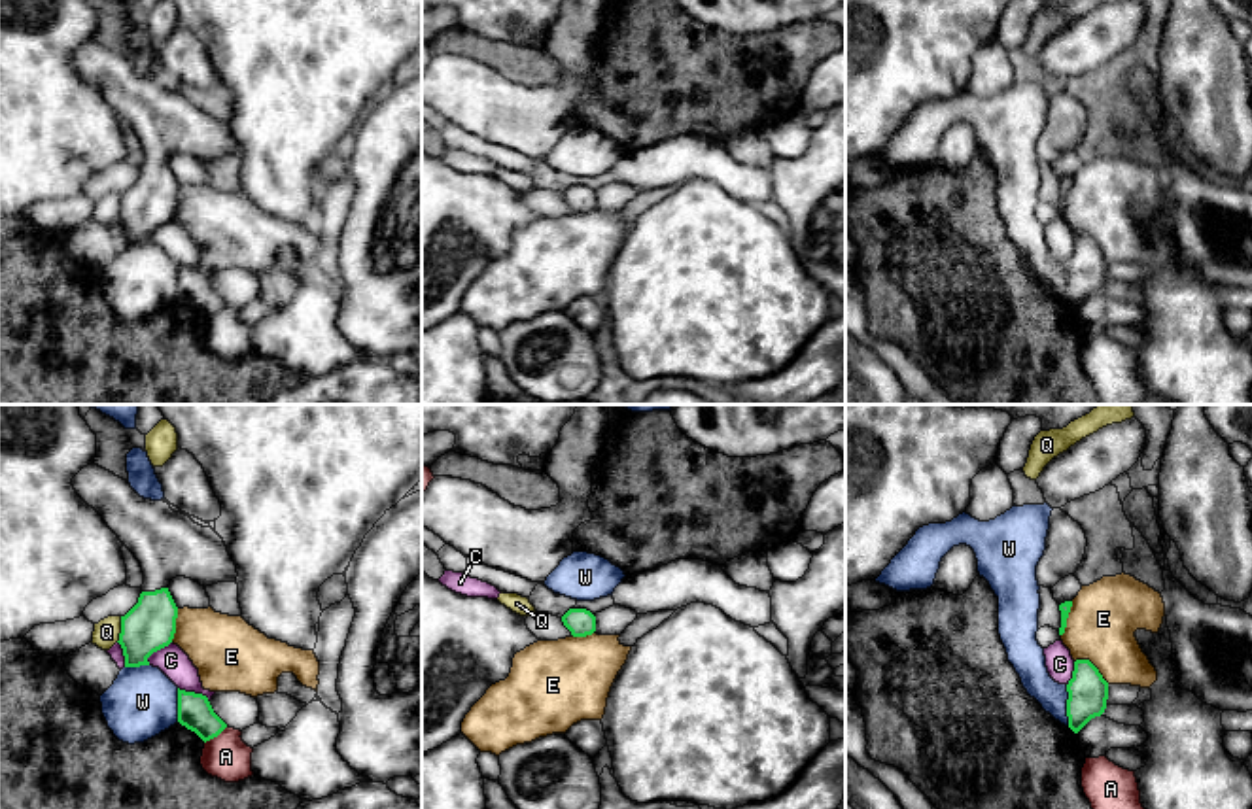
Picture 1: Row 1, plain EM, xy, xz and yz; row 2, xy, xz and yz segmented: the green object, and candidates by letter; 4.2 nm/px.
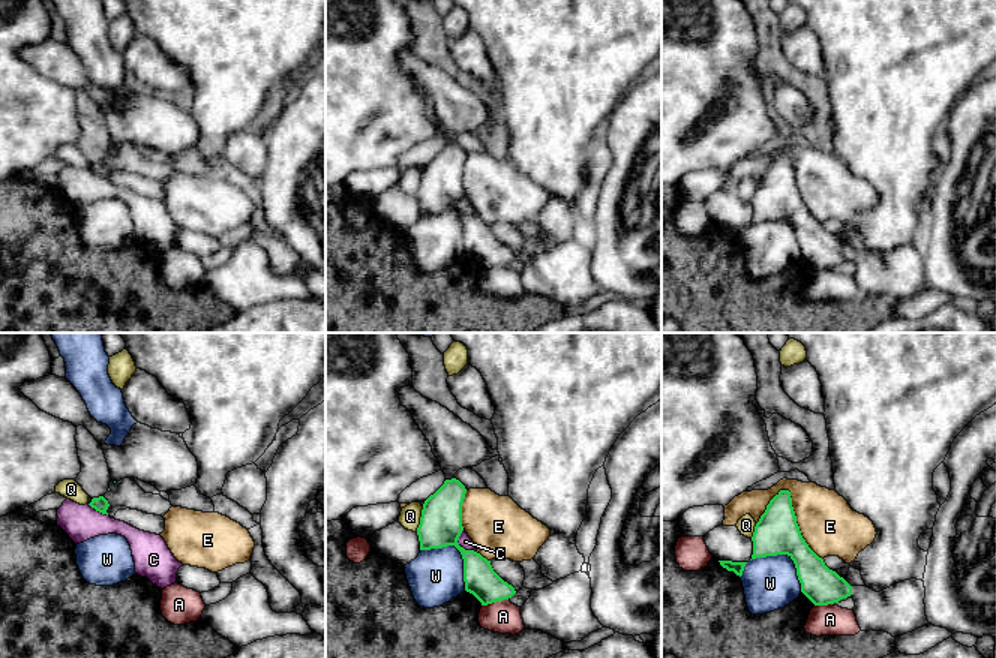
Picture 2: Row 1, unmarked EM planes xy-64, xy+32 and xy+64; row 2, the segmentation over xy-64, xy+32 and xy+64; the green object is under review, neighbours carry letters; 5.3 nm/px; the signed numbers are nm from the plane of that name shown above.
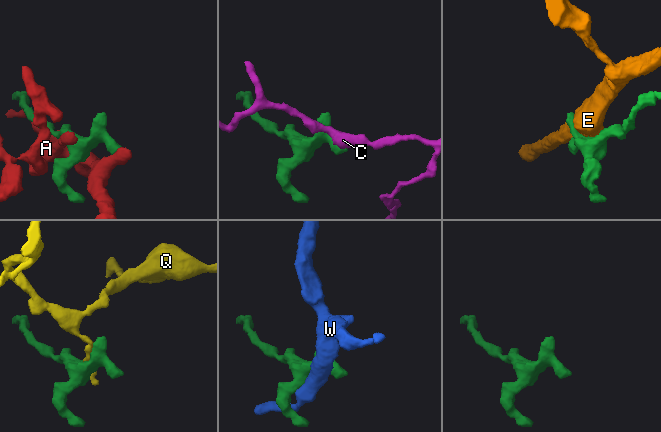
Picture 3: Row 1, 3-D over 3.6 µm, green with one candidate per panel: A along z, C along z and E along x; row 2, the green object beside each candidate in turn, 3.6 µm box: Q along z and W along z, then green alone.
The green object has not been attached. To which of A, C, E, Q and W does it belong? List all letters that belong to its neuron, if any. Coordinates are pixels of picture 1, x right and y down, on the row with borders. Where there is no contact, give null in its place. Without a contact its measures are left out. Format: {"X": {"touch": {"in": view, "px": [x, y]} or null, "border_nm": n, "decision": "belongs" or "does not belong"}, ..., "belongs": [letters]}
{"A": {"touch": {"in": "xy", "px": [216, 736]}, "border_nm": 130, "decision": "does not belong"}, "C": {"touch": {"in": "xy", "px": [193, 692]}, "border_nm": 150, "decision": "does not belong"}, "E": {"touch": {"in": "yz", "px": [1094, 666]}, "border_nm": 180, "decision": "does not belong"}, "Q": {"touch": {"in": "xy", "px": [121, 630]}, "border_nm": 110, "decision": "does not belong"}, "W": {"touch": {"in": "yz", "px": [1067, 705]}, "border_nm": 180, "decision": "does not belong"}, "belongs": []}

